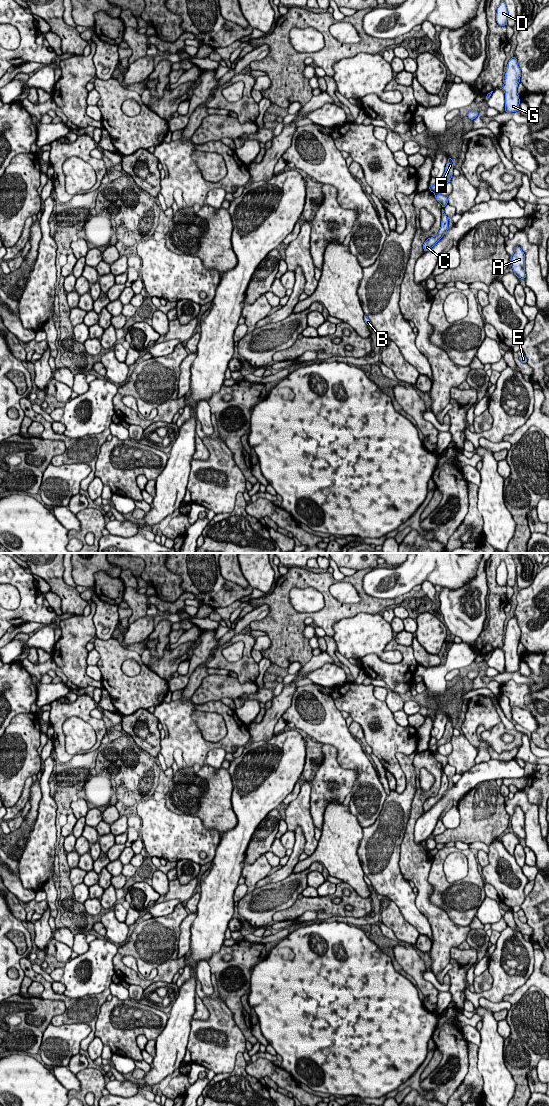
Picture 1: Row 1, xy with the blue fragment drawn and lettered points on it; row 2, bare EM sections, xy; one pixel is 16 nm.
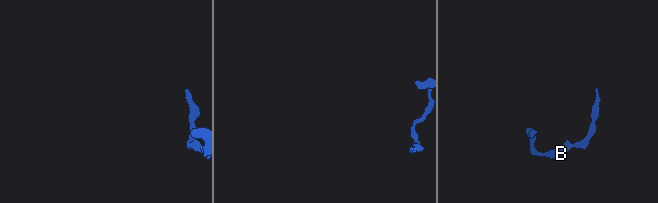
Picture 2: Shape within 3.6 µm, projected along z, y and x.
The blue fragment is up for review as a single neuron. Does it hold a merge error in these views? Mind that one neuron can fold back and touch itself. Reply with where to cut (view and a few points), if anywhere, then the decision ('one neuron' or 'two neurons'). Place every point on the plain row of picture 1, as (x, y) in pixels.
cut xy (436, 743), (437, 746); two neurons

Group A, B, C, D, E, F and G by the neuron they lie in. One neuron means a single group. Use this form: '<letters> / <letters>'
A B D E G / C F

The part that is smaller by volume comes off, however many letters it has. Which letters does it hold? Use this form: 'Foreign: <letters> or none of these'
Foreign: C, F

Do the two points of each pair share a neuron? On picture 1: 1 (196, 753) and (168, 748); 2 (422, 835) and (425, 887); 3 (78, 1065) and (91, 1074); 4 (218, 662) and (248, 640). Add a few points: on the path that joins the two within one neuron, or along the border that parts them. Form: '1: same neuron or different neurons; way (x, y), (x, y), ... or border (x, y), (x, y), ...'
1: same neuron; way (189, 746), (175, 745)
2: different neurons; border (418, 819), (414, 828), (415, 843)
3: different neurons; border (87, 1067), (76, 1074)
4: same neuron; way (229, 665), (238, 665), (247, 656), (247, 651)

